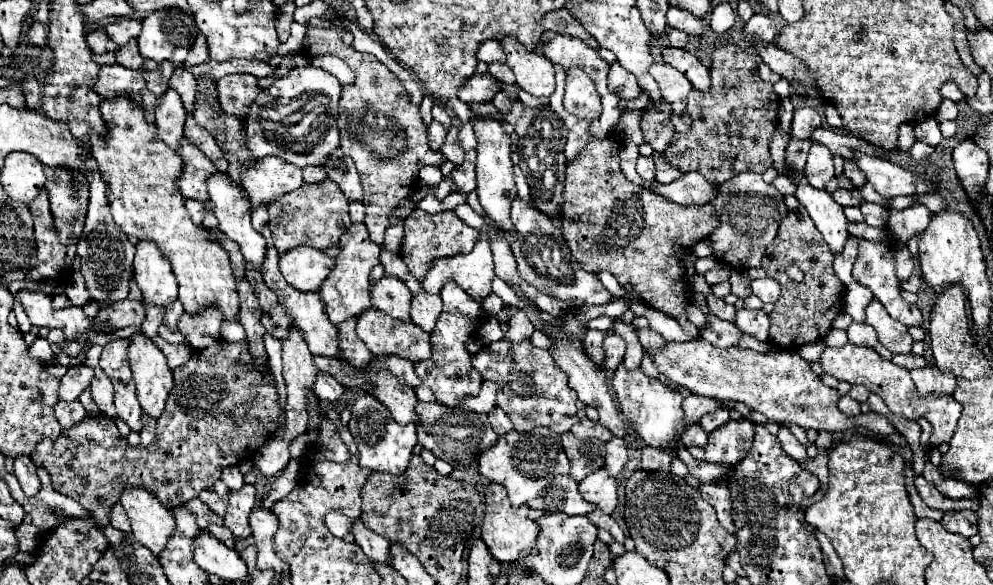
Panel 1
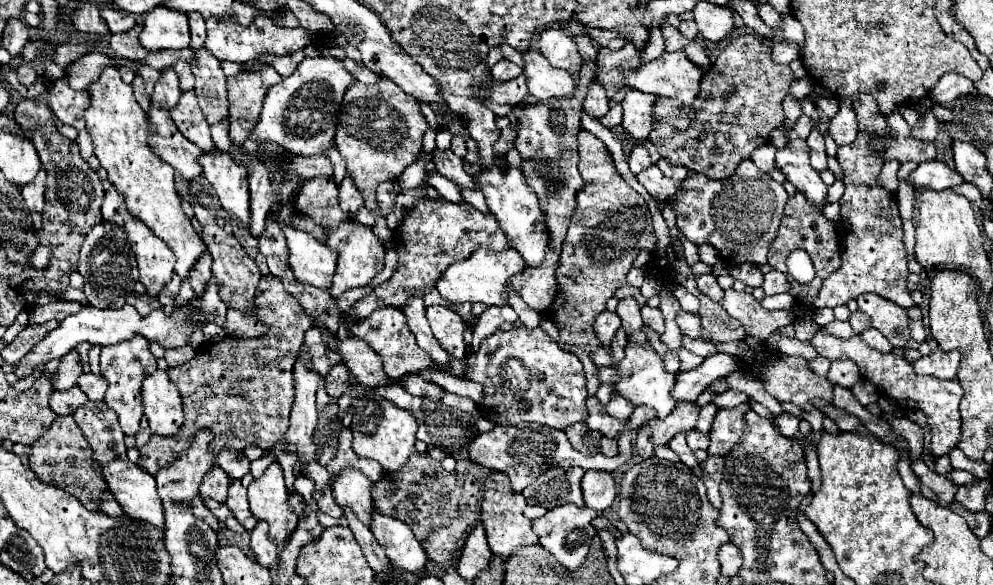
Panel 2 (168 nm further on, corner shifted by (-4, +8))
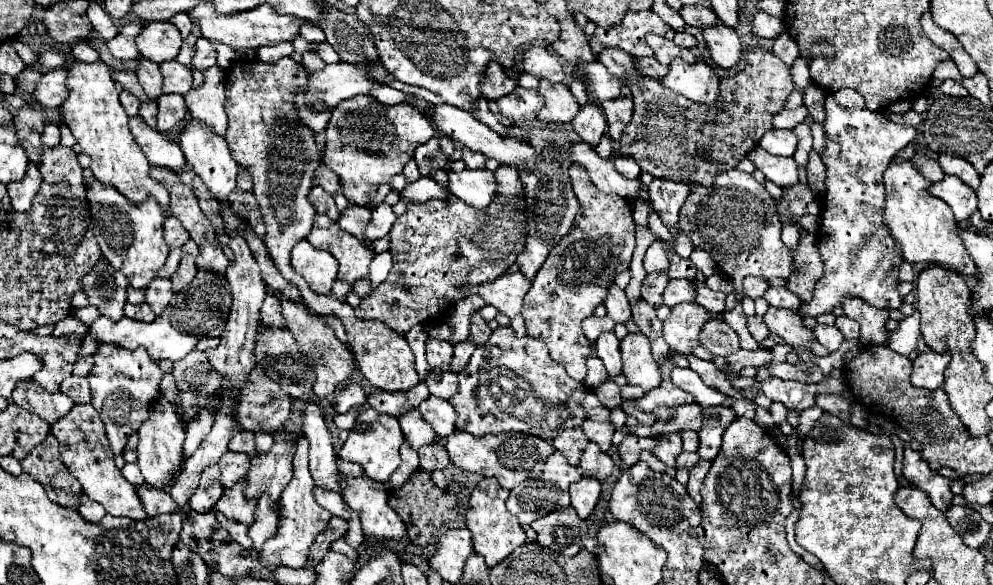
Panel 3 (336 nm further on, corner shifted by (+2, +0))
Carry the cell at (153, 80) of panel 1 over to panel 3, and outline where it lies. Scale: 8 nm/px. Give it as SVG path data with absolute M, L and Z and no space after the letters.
M145 100L145 102L141 102L141 106L139 106L139 116L147 118L147 124L149 124L151 128L155 128L155 116L157 116L157 102L153 102L153 100Z

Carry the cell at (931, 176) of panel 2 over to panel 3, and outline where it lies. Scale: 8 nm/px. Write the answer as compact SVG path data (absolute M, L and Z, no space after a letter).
M945 176L941 182L933 182L929 186L929 194L945 200L953 208L953 214L959 222L967 220L977 210L975 192L955 176Z

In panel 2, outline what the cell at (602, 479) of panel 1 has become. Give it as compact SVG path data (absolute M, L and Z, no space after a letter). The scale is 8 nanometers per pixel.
M601 470L585 472L585 476L581 480L581 490L583 490L585 506L589 506L597 512L607 510L613 504L615 492L617 492L613 476L609 472L601 472Z

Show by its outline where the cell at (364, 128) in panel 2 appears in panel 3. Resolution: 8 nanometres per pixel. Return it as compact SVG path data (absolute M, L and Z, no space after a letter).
M411 104L387 106L383 112L339 112L339 106L337 106L333 110L333 116L327 124L325 134L327 134L327 146L323 152L323 164L339 176L343 194L349 202L359 206L369 206L377 194L377 188L383 182L389 182L395 174L401 174L407 160L413 158L415 148L427 142L435 134L435 130L433 130L433 124L427 120L427 116L423 116L423 112L419 112Z

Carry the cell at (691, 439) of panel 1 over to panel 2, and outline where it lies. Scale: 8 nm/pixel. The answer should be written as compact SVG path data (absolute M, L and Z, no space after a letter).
M691 430L691 432L687 434L687 444L689 444L689 448L691 448L693 452L697 452L697 450L707 450L707 448L709 448L709 436L707 436L707 434L701 434L701 432L697 432L697 430Z

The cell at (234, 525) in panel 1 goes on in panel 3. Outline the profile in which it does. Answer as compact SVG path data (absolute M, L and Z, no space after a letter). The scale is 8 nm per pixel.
M235 484L233 488L227 488L215 508L225 514L229 520L241 522L245 526L253 524L253 510L255 500L243 500L243 484Z

